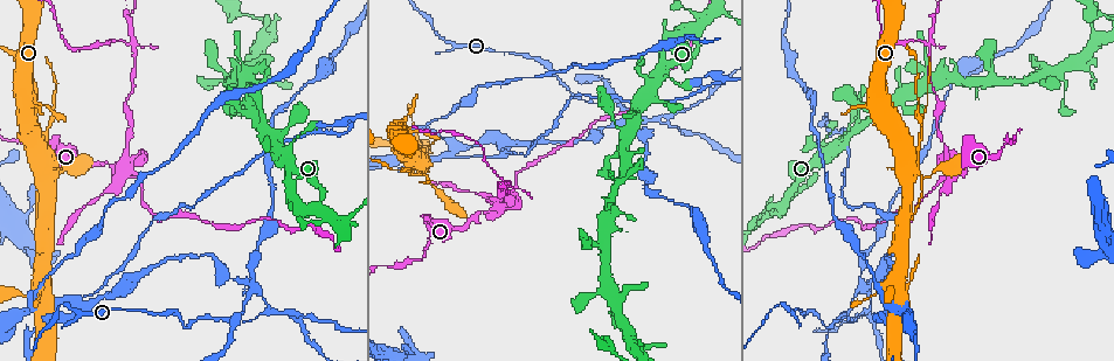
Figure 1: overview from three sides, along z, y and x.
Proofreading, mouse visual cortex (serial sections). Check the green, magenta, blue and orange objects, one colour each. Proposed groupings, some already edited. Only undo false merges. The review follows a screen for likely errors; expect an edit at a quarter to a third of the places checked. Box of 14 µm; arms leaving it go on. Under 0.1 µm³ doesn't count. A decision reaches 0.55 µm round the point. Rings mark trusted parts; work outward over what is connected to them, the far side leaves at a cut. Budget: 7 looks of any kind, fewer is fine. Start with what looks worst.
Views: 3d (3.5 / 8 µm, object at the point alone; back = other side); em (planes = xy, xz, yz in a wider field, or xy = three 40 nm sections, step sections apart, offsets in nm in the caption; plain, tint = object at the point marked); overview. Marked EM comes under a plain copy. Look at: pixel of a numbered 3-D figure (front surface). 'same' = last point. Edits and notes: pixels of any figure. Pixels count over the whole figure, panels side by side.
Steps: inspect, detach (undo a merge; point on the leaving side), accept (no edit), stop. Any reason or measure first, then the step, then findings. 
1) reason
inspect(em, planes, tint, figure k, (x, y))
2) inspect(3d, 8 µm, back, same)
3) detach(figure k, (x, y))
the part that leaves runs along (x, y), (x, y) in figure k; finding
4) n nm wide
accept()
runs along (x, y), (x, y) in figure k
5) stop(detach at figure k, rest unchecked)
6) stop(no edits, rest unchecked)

thick turns thin
inspect(3d, 8 µm, figure 1, (125, 165))

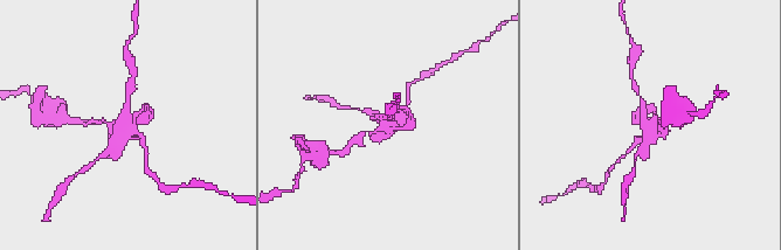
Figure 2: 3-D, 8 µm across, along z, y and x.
inspect(em, planes, tint, figure 2, (652, 126))

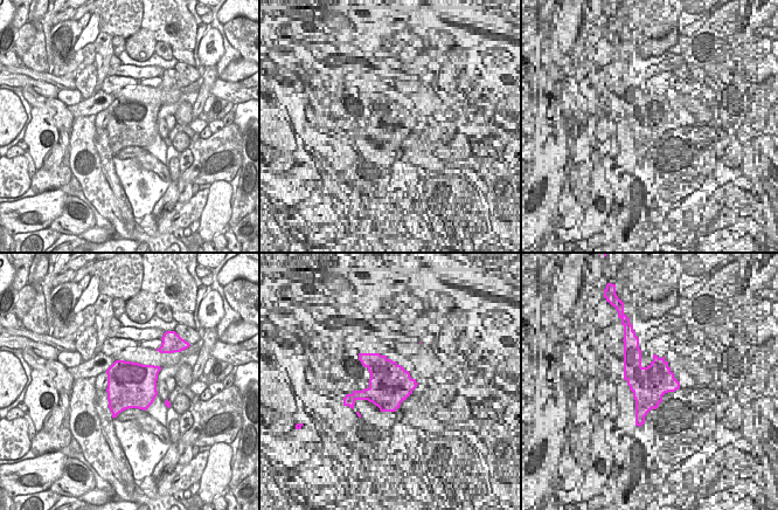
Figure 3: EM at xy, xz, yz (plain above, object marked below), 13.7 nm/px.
650 nm wide
detach(figure 2, (113, 154))
the part that leaves runs along (124, 123), (125, 103), (133, 77) in figure 2; a second cell is stuck on

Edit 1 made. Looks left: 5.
inspect(overview)

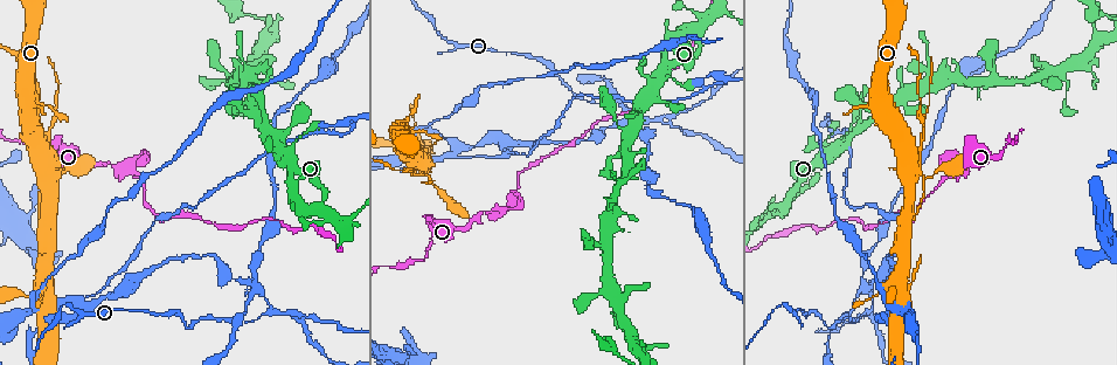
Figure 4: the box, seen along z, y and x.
thin neck
inspect(3d, 8 µm, back, figure 4, (826, 326))

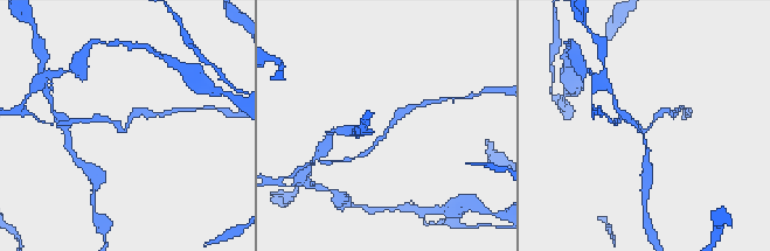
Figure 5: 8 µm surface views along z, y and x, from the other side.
inspect(3d, 3.5 µm, figure 5, (387, 128))

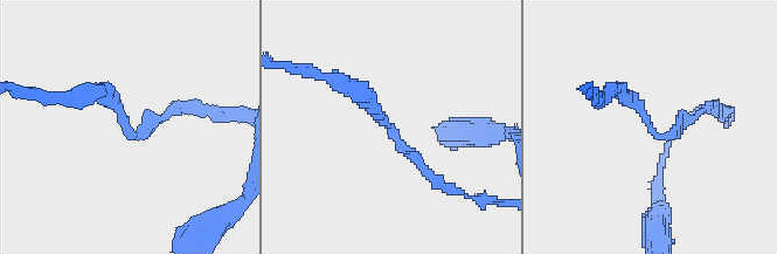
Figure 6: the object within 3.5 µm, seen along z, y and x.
arms of 150, 250 nm; need the tissue
inspect(em, planes, tint, figure 6, (128, 128))

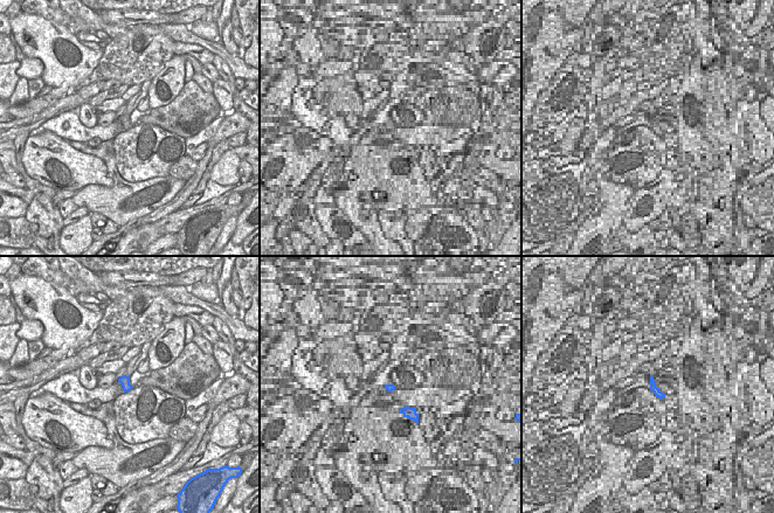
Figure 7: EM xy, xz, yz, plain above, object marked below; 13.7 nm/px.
accept()
runs along (346, 86), (367, 97), (431, 179) in figure 6; all the same cell

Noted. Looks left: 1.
stop(detach at figure 2, rest unchecked)

